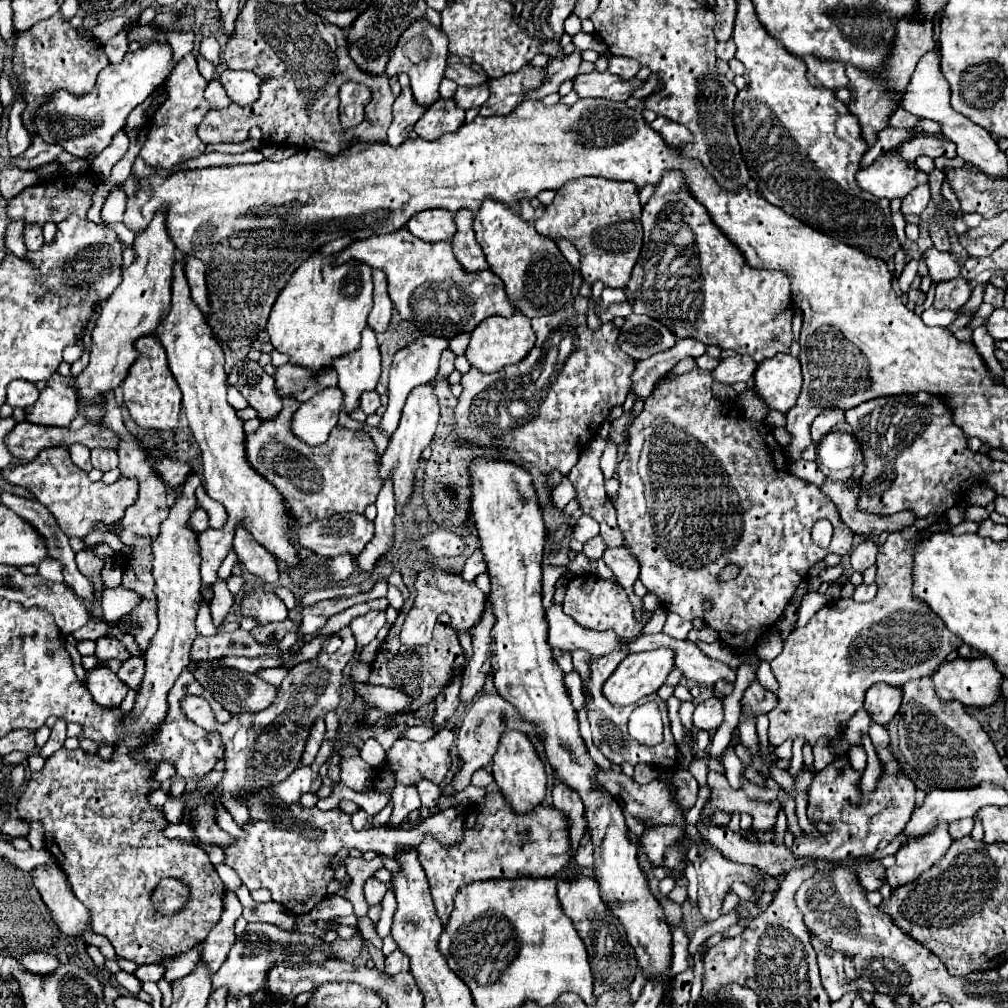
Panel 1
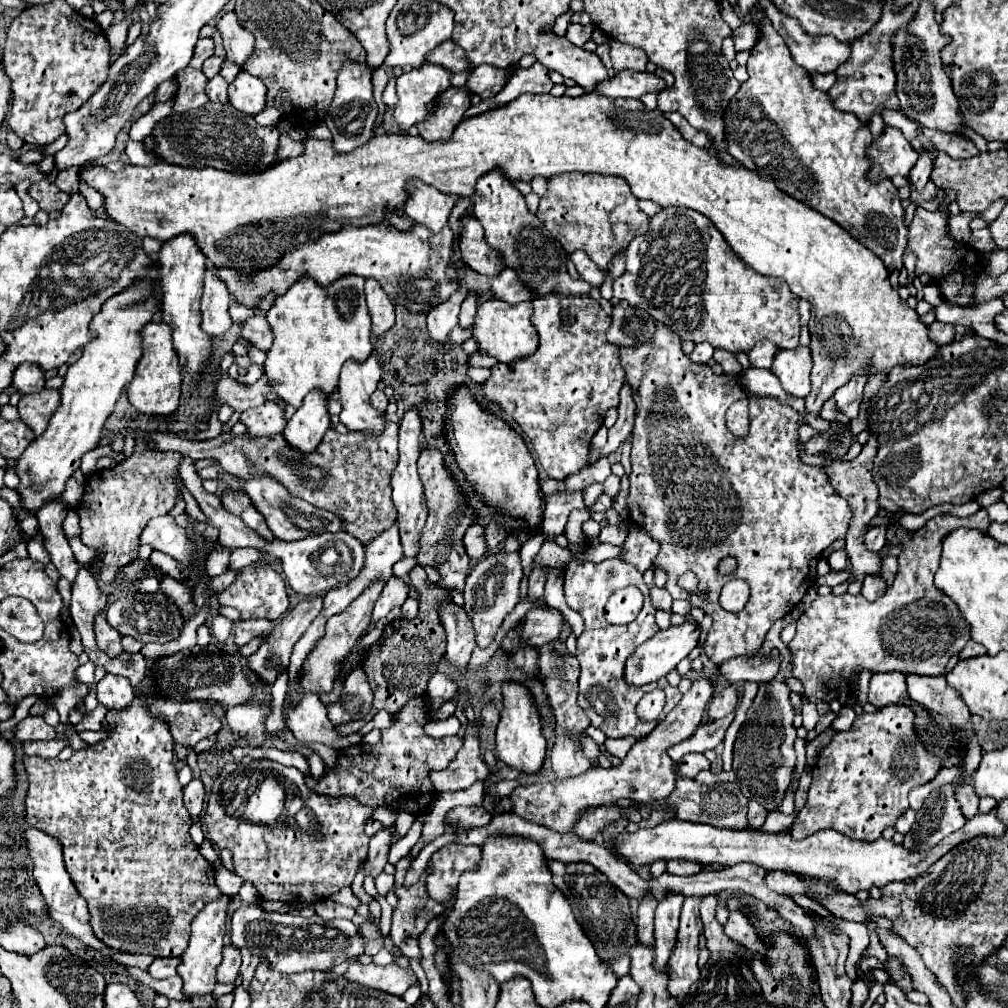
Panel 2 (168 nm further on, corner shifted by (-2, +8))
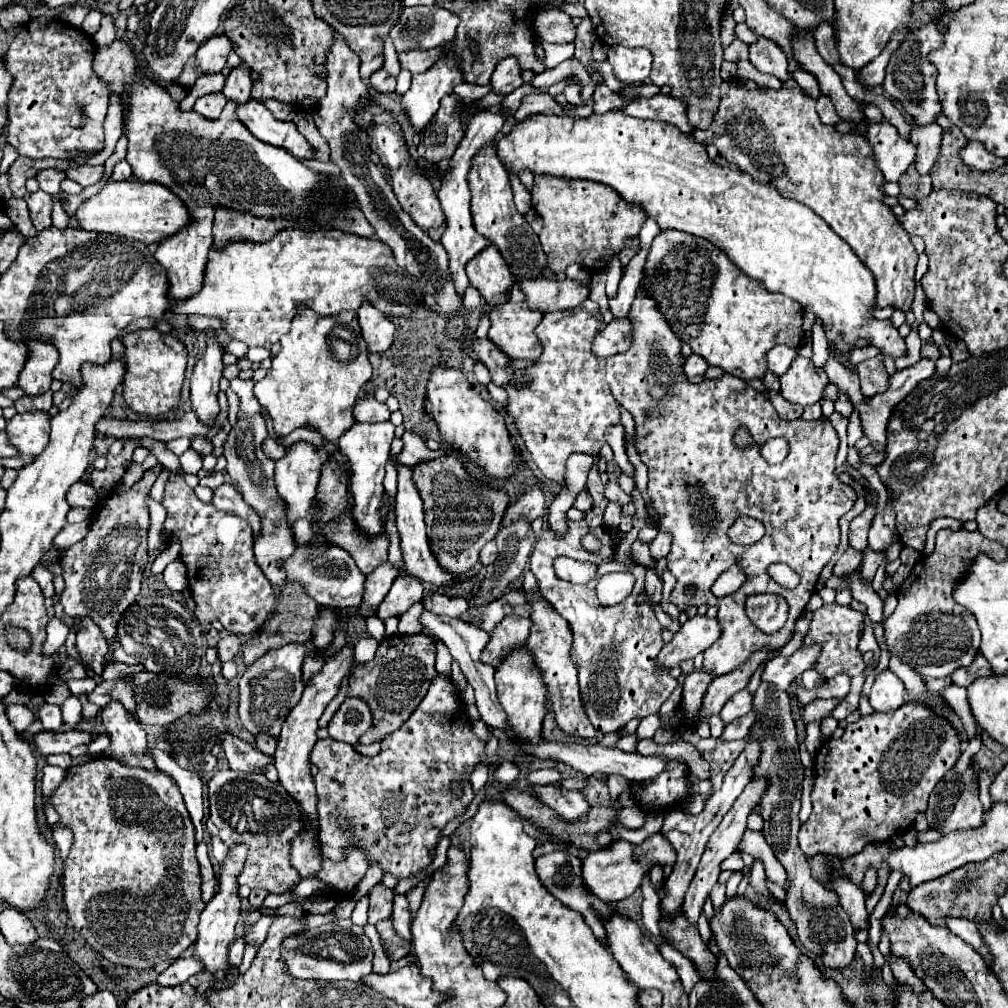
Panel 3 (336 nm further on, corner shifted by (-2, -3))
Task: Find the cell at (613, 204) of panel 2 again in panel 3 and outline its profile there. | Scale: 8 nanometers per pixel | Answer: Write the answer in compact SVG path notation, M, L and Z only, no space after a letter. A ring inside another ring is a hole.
M536 176L532 188L532 208L544 220L540 244L550 260L550 270L564 272L570 264L580 264L590 272L602 272L612 256L624 248L640 250L638 232L646 214L636 204L626 204L618 192L589 180L550 180Z

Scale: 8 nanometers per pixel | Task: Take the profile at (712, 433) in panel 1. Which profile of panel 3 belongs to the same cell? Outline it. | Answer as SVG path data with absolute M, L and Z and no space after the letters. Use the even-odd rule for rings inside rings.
M642 292L636 294L636 300L628 312L630 322L634 324L634 348L630 348L624 354L610 356L606 360L606 370L608 370L608 384L618 400L620 406L624 406L636 420L636 452L640 460L648 466L648 496L652 508L656 512L654 520L658 524L660 532L668 532L672 536L672 550L666 556L666 568L672 572L676 578L676 584L670 594L670 602L674 602L680 610L686 610L690 606L716 606L718 608L718 622L722 628L722 634L718 642L714 642L706 652L704 652L704 670L712 676L722 676L728 674L736 668L740 668L754 652L760 650L780 650L794 632L794 622L802 616L806 610L806 604L810 596L814 594L816 580L820 576L820 570L826 566L834 550L838 548L840 542L840 514L846 514L856 502L856 492L852 486L842 484L836 472L836 454L838 454L838 434L832 428L832 424L824 420L784 420L778 416L776 408L770 404L770 400L750 388L744 380L724 374L722 378L706 380L702 384L692 384L686 374L684 374L684 356L680 354L682 342L674 332L670 332L670 326L666 320L662 320L658 308L654 308L654 300L648 296L642 296ZM738 426L748 426L754 446L746 450L738 450L732 442L732 434ZM770 438L784 438L790 446L788 456L780 464L768 464L762 454L760 446L770 440ZM754 514L760 516L766 534L750 544L734 544L728 538L728 528L736 522L736 518ZM774 562L788 564L798 576L800 584L792 590L782 588L778 582L774 582L768 574L768 566ZM730 566L740 566L742 572L746 574L746 582L742 584L740 590L736 590L730 596L716 598L712 594L712 584L716 578L728 570ZM686 584L696 584L696 596L686 598L684 596L684 586ZM762 592L772 592L782 596L788 606L790 606L790 616L788 622L774 634L762 632L758 626L750 622L746 616L744 602L752 594L762 594Z

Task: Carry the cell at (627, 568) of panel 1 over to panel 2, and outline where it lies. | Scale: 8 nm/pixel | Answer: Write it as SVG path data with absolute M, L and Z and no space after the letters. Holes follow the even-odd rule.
M636 525L630 531L630 535L628 535L622 549L624 549L622 559L630 561L632 565L636 565L644 573L644 571L648 571L652 567L652 561L660 551L660 543L654 541L644 527Z

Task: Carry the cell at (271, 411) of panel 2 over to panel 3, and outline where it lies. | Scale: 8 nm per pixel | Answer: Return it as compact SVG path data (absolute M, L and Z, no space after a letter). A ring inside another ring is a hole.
M266 438L266 440L264 440L262 450L264 450L264 454L266 454L266 456L270 456L270 458L274 458L274 460L278 460L278 458L286 452L286 448L284 448L280 442L272 440L272 438Z

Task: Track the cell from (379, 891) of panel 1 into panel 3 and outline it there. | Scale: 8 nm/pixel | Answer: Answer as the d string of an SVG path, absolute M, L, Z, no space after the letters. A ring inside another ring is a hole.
M394 896L394 910L392 910L392 926L396 928L396 934L402 940L408 940L408 944L412 944L412 936L410 933L410 914L408 914L408 900L406 896Z

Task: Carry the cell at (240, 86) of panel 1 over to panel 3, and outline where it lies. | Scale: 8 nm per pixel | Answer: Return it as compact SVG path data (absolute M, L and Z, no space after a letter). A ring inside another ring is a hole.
M250 100L248 104L240 104L236 108L236 116L258 140L286 148L296 158L312 158L312 148L296 130L296 124L276 120L264 104L256 100Z

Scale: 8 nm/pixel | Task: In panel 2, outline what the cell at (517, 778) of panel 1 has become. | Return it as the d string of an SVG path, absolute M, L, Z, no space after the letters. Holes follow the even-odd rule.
M502 683L504 709L496 727L496 755L502 763L526 773L536 773L546 757L546 739L542 735L542 719L536 709L532 691L520 683Z

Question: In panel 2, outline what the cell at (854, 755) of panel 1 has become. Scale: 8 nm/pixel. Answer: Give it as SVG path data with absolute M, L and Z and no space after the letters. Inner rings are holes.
M843 706L840 710L840 714L832 722L831 728L836 731L848 731L855 718L856 714L854 710L849 706Z

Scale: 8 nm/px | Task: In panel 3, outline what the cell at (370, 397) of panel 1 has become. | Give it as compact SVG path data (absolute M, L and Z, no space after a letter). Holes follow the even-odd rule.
M374 398L360 400L354 406L354 420L358 420L358 422L386 422L388 418L390 418L388 406Z

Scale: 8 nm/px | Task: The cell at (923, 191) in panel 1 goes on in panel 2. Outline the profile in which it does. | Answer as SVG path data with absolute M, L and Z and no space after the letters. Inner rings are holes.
M922 149L916 165L912 167L912 171L908 175L916 189L924 189L924 185L926 185L926 181L930 177L930 171L932 171L932 155L930 155L928 149Z

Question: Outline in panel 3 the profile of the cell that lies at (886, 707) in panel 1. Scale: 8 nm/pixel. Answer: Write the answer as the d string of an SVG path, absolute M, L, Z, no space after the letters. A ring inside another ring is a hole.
M884 670L872 686L870 692L870 706L874 708L874 712L886 712L886 710L894 710L900 708L904 704L904 688L902 688L902 680L898 680L898 676L894 676L890 670Z

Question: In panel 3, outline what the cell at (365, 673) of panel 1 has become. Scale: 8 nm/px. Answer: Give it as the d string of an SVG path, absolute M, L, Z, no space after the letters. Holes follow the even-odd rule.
M346 698L328 724L330 738L356 744L358 738L372 726L372 712L362 698Z

